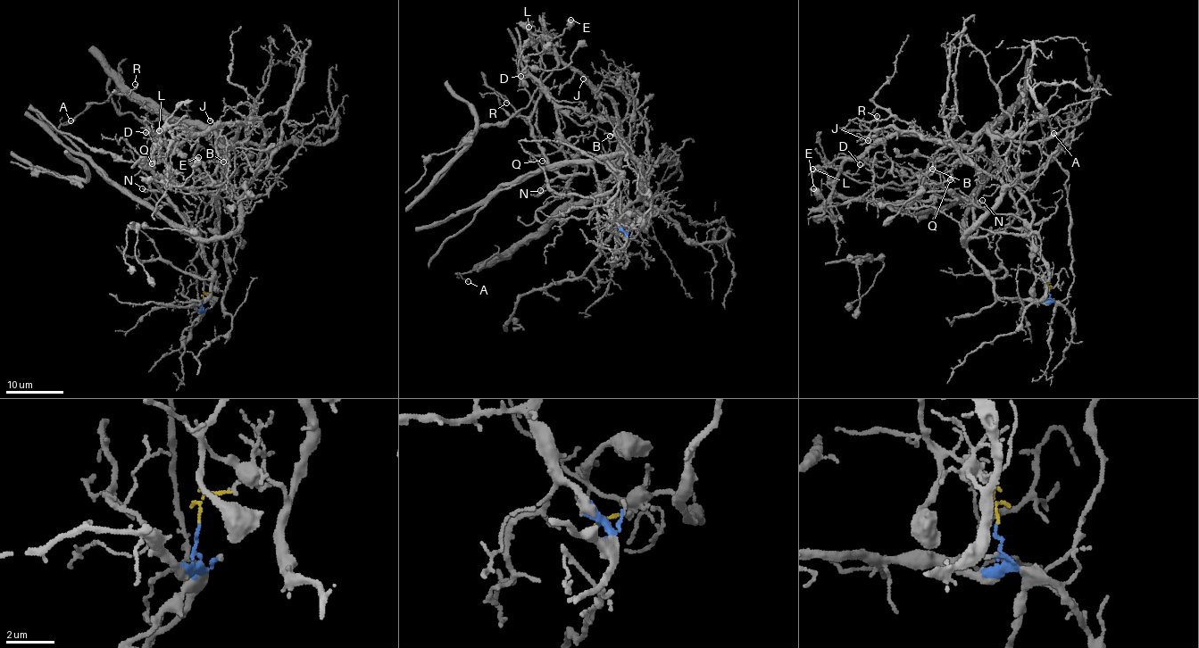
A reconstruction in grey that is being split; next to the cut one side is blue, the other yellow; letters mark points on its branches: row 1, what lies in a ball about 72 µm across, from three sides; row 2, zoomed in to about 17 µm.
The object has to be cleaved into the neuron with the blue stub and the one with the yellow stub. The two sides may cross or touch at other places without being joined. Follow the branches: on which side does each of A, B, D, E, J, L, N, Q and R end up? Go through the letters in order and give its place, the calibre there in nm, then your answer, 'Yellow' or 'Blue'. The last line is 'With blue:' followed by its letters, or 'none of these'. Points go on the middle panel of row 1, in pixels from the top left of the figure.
A: Place: (468, 281). Thickness 90 nm. Yellow
B: Place: (610, 136). Thickness 170 nm. Yellow
D: Place: (520, 76). Thickness 130 nm. Blue
E: Place: (570, 20). Thickness 650 nm. Yellow
J: Place: (583, 78). Thickness 140 nm. Yellow
L: Place: (528, 27). Thickness 320 nm. Yellow
N: Place: (540, 190). Thickness 130 nm. Blue
Q: Place: (542, 161). Thickness 100 nm. Blue
R: Place: (506, 103). Thickness 110 nm. Yellow
With blue: D, N, Q

